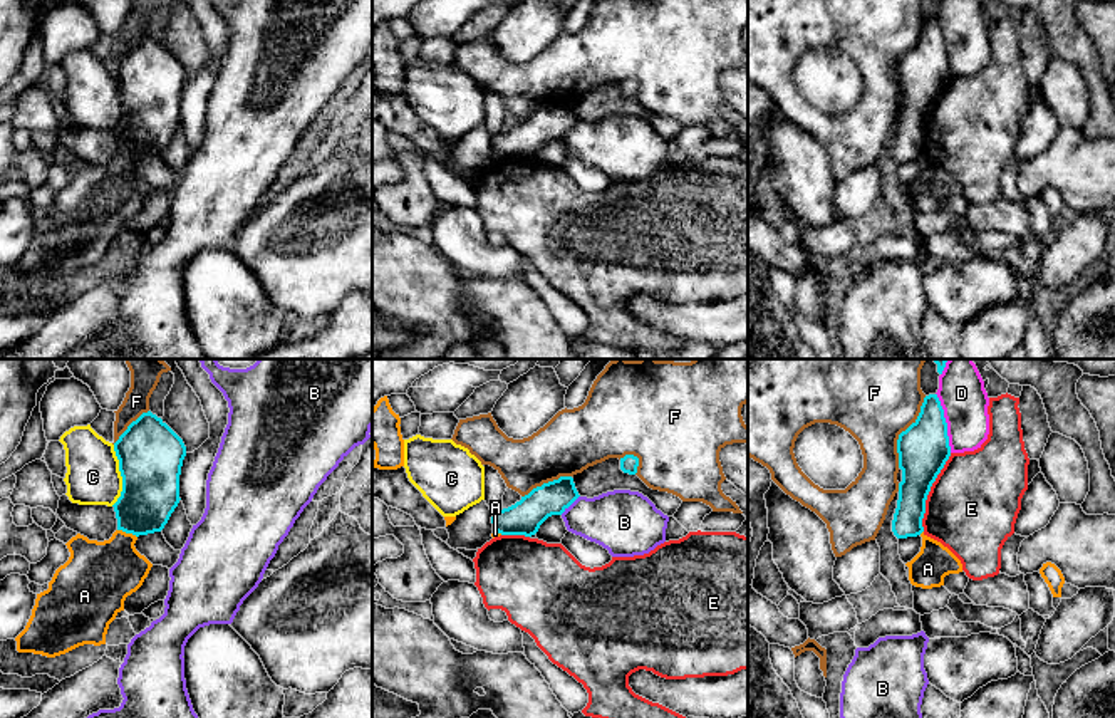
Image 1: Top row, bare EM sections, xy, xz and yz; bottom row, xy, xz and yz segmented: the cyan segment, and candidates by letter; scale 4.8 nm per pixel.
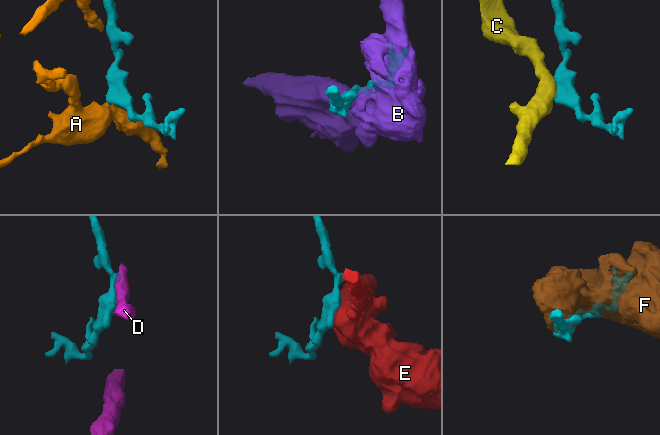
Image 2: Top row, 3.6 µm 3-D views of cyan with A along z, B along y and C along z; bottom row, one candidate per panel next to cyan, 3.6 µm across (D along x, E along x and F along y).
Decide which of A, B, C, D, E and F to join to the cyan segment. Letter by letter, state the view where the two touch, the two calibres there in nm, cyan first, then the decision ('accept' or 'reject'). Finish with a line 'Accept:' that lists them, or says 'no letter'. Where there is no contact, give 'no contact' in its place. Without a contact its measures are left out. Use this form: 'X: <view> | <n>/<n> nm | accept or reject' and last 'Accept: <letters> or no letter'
A: xy | 280/320 nm | reject
B: xz | 160/280 nm | reject
C: xy | 320/260 nm | reject
D: yz | 240/220 nm | reject
E: yz | 240/440 nm | reject
F: yz | 240/460 nm | reject
Accept: no letter

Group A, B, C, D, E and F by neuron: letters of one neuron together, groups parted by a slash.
A / B / C / D / E / F

